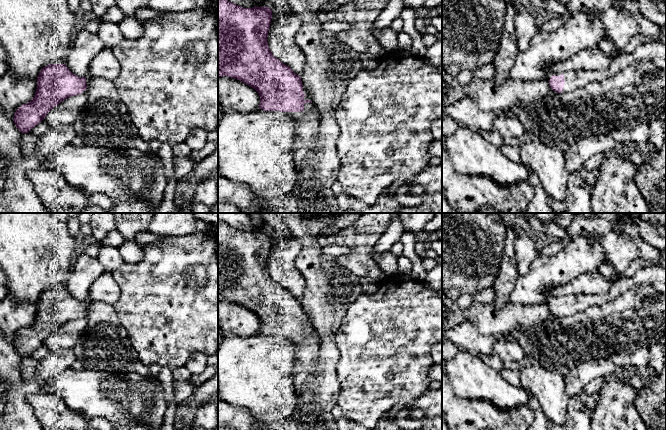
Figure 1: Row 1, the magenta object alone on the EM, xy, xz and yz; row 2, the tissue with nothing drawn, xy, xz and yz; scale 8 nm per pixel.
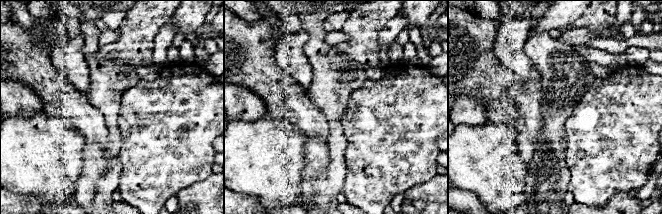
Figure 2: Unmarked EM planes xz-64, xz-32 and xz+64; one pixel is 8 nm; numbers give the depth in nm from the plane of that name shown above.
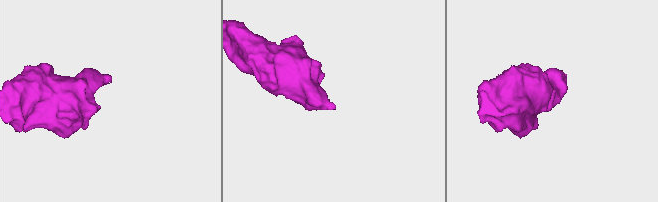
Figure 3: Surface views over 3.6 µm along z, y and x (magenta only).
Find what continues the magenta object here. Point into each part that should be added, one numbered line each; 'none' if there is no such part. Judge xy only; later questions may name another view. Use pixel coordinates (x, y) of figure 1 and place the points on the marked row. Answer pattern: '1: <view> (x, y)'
1: xy (34, 33)

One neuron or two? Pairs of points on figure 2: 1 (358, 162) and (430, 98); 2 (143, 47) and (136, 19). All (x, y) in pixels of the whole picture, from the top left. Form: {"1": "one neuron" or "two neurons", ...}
{"1": "one neuron", "2": "one neuron"}

